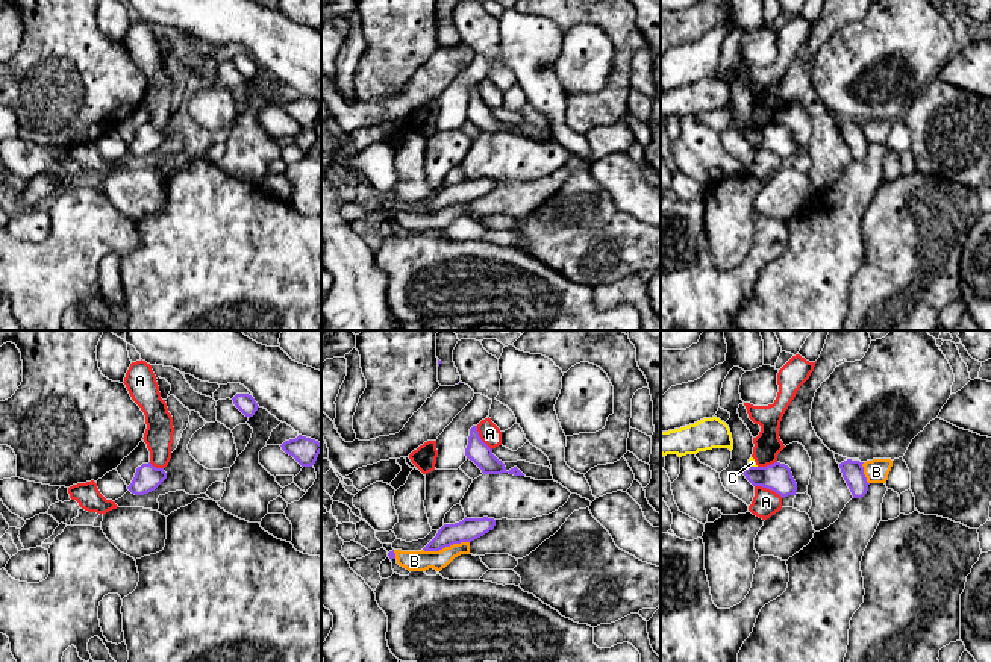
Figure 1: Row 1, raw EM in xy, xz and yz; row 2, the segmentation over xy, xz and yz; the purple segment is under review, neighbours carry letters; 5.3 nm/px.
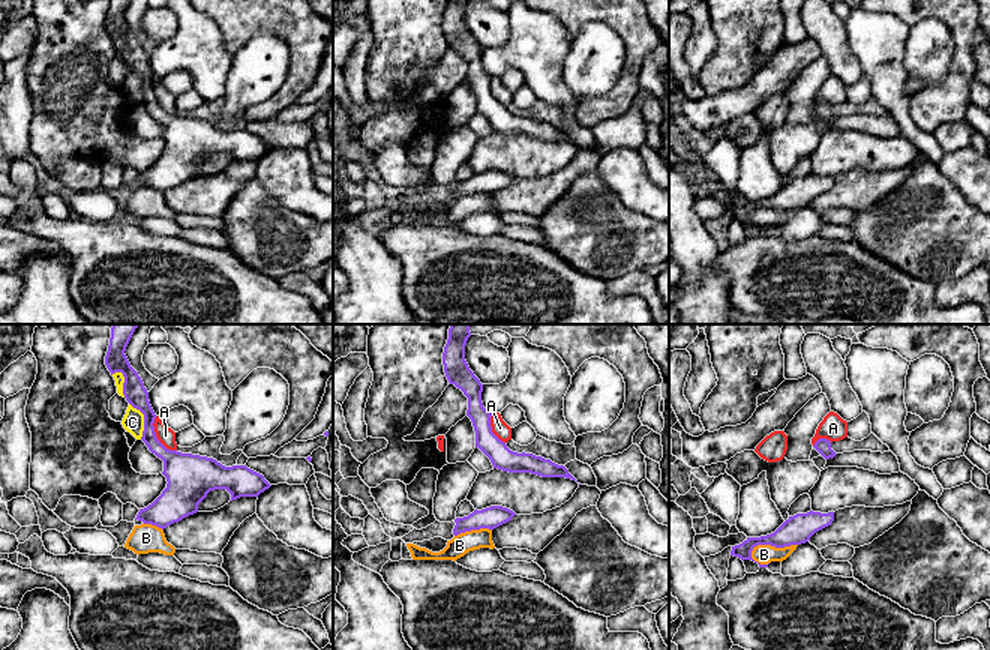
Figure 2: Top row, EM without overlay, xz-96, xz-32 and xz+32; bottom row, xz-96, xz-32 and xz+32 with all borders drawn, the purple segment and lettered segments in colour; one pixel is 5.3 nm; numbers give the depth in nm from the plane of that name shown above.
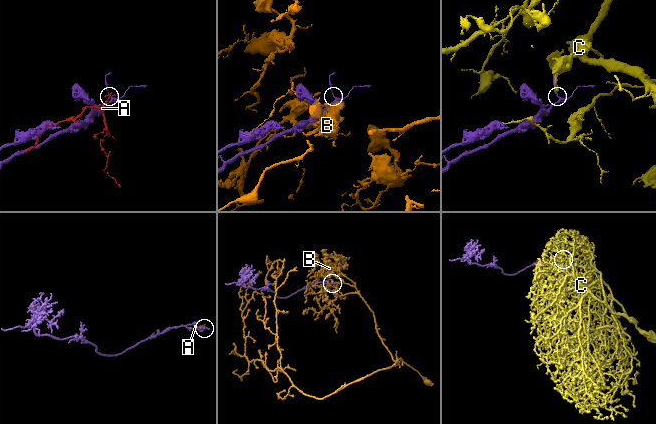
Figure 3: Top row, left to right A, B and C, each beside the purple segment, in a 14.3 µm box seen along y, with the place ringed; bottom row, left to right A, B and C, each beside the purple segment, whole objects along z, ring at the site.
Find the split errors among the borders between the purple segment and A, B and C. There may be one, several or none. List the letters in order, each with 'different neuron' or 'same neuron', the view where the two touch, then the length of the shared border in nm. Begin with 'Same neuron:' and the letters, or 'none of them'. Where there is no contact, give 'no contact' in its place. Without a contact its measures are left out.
Same neuron: none of them
A: different neuron; contact in yz; length 170 nm
B: different neuron; contact in xz; length 260 nm
C: different neuron; contact in yz; length 50 nm

